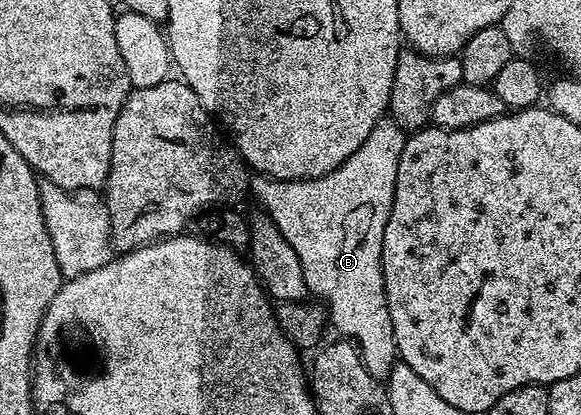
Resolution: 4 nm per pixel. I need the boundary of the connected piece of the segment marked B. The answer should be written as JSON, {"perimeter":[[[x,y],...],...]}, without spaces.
{"perimeter":[[[383,119],[371,131],[371,135],[363,139],[363,147],[359,147],[355,155],[348,157],[338,169],[327,175],[316,177],[314,181],[275,181],[272,177],[257,175],[251,181],[251,193],[253,189],[261,204],[258,206],[269,214],[275,227],[283,231],[283,239],[295,247],[295,255],[299,255],[299,263],[303,267],[306,290],[324,304],[332,328],[334,325],[342,338],[352,341],[360,349],[367,371],[378,379],[388,378],[399,361],[391,315],[385,302],[381,252],[383,231],[393,206],[399,155],[403,155],[406,136],[406,130],[400,129],[393,120]]]}

